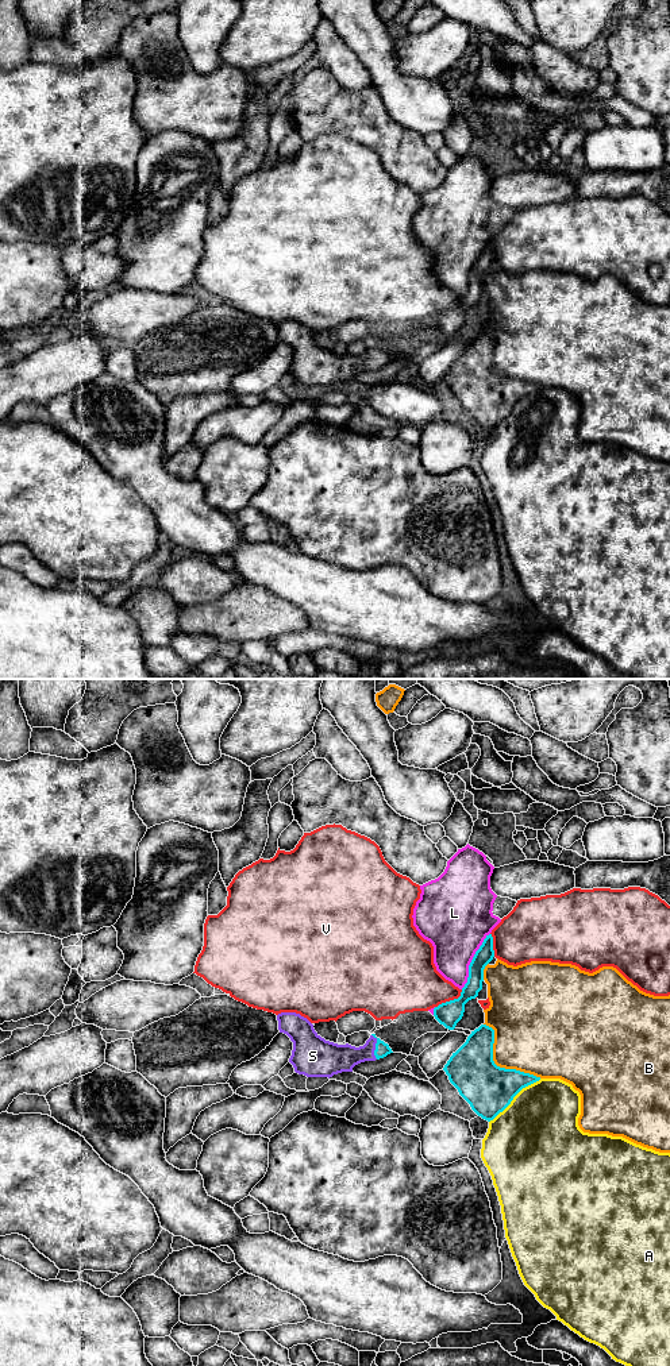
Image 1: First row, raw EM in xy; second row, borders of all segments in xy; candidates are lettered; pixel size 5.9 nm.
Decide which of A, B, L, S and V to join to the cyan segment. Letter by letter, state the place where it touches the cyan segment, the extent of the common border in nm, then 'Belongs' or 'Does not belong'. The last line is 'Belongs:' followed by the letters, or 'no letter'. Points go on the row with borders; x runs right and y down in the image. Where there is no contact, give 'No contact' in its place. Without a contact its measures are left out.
A: Touches cyan at xy (513, 1096). Shared border 400 nm. Does not belong
B: Touches cyan at xy (496, 1065). Shared border 480 nm. Does not belong
L: Touches cyan at xy (472, 961). Shared border 380 nm. Does not belong
S: Touches cyan at xy (376, 1046). Shared border 160 nm. Belongs
V: Touches cyan at xy (450, 1000). Shared border 200 nm. Does not belong
Belongs: S

